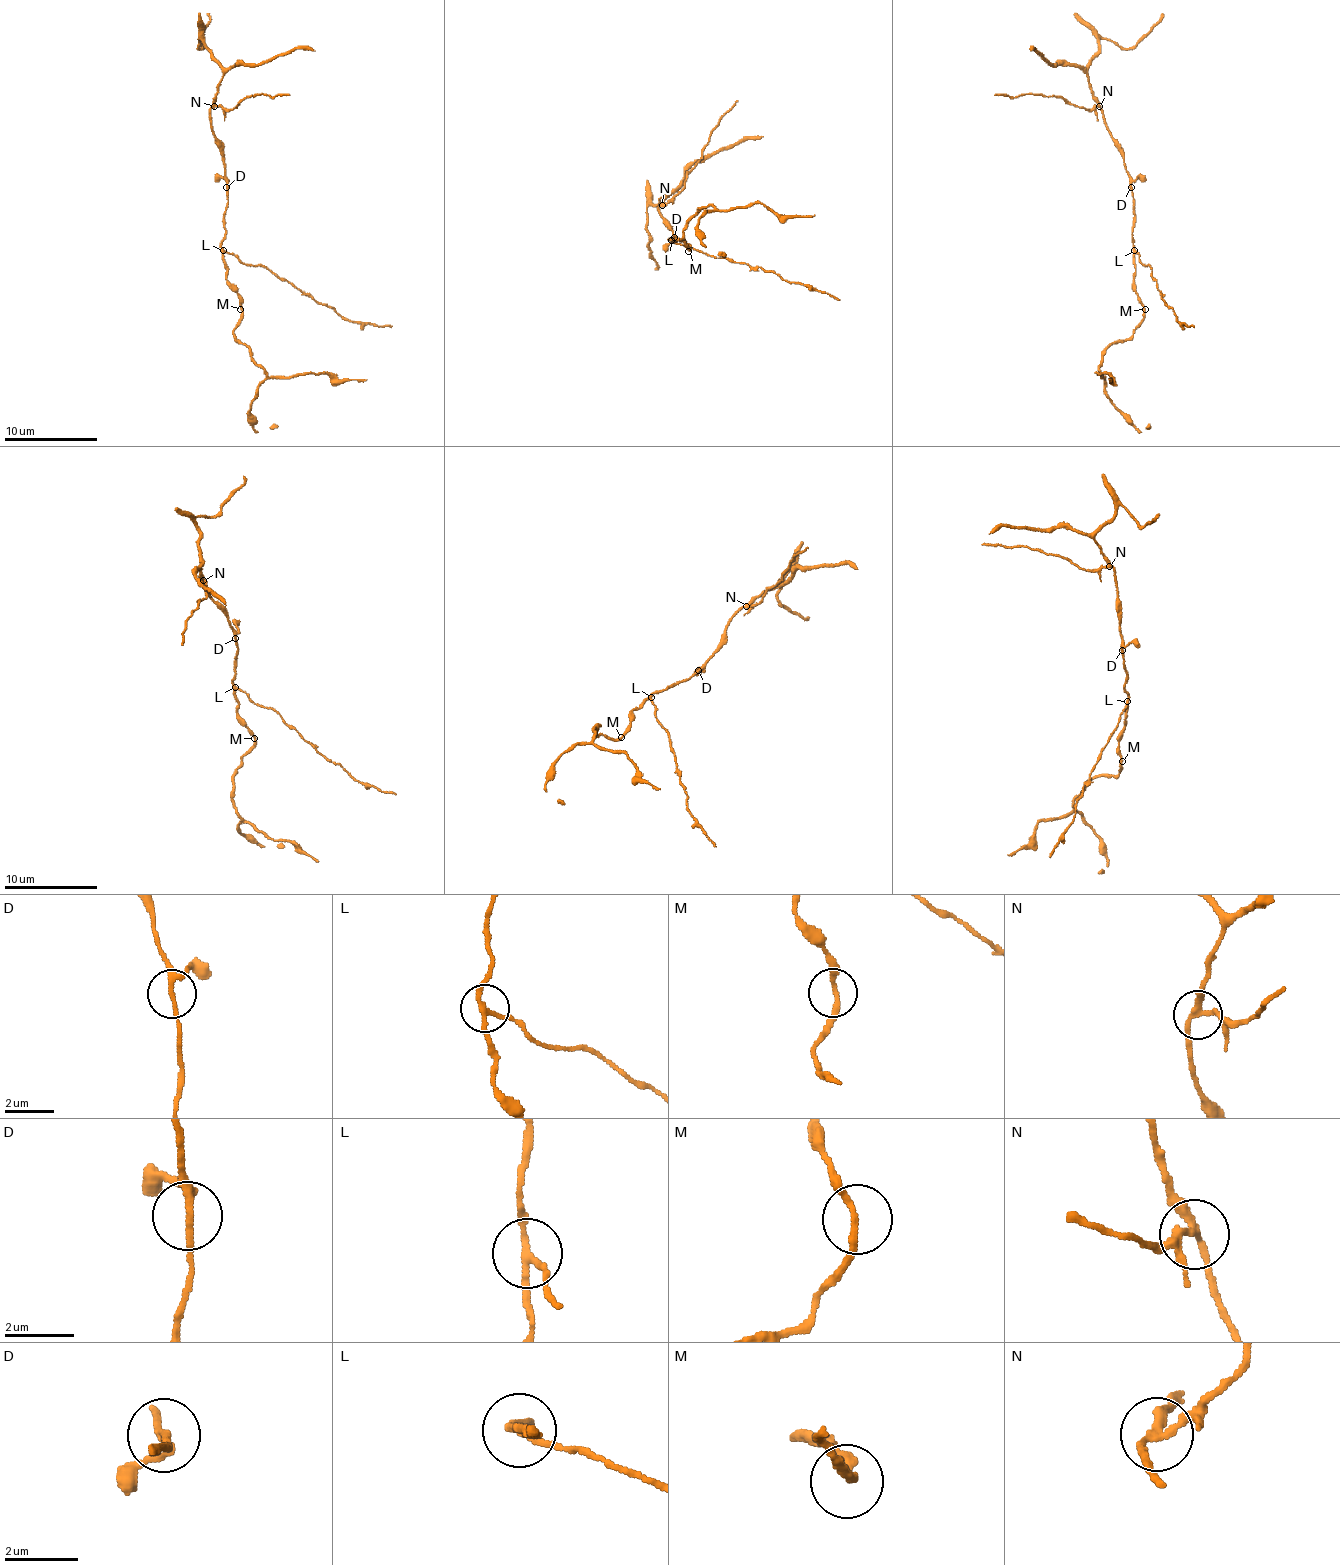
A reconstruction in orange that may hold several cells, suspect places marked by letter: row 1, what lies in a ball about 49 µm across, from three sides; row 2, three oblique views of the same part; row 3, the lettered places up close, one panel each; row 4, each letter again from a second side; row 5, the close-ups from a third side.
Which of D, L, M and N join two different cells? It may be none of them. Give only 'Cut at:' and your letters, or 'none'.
Cut at: L, N

